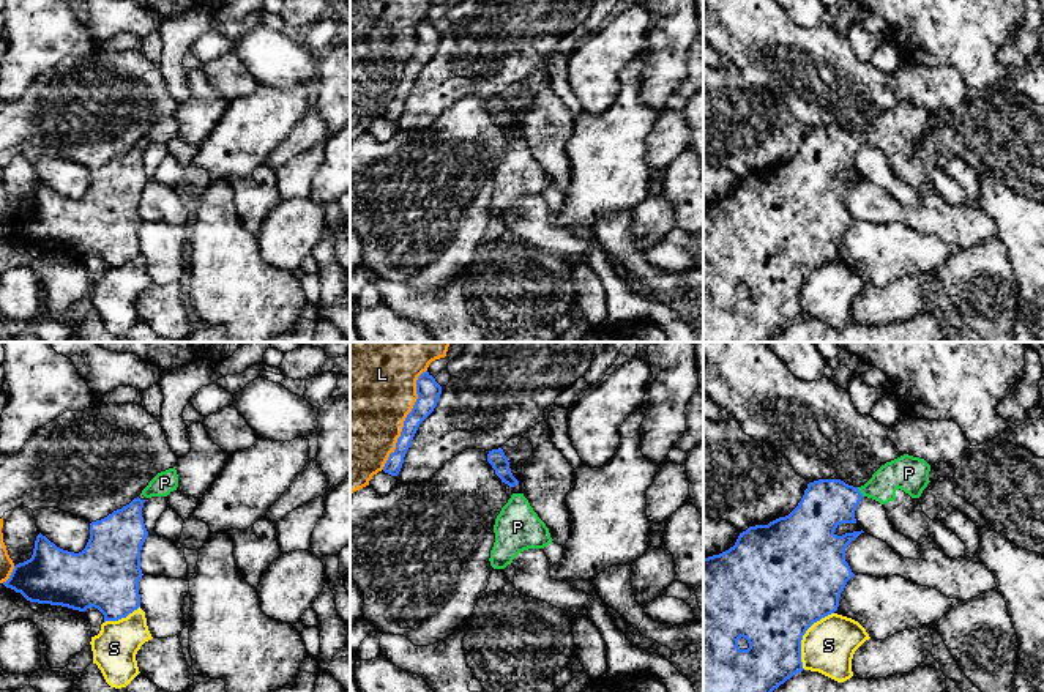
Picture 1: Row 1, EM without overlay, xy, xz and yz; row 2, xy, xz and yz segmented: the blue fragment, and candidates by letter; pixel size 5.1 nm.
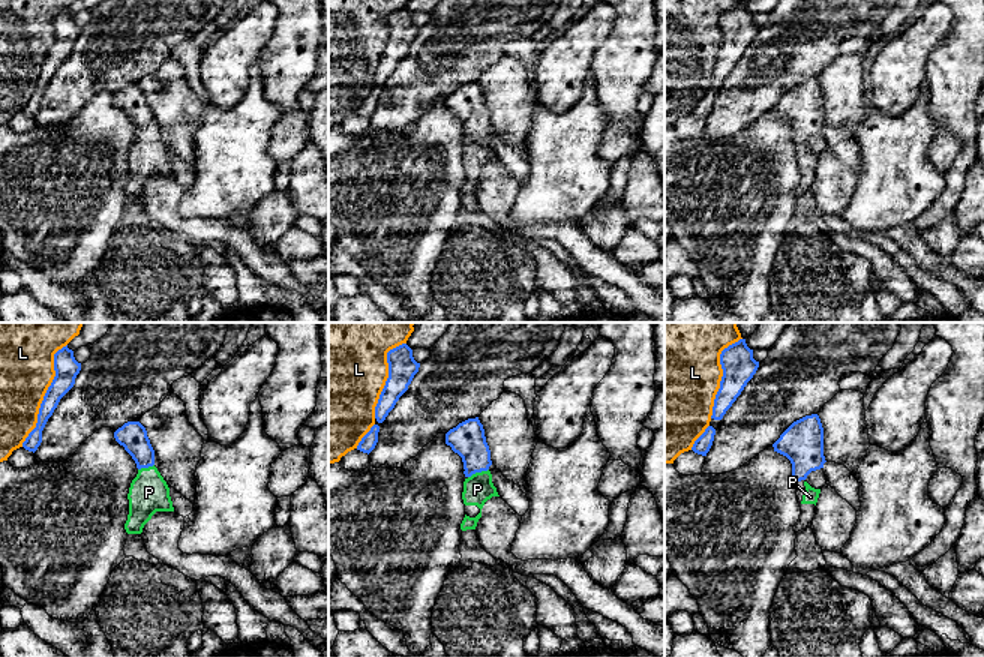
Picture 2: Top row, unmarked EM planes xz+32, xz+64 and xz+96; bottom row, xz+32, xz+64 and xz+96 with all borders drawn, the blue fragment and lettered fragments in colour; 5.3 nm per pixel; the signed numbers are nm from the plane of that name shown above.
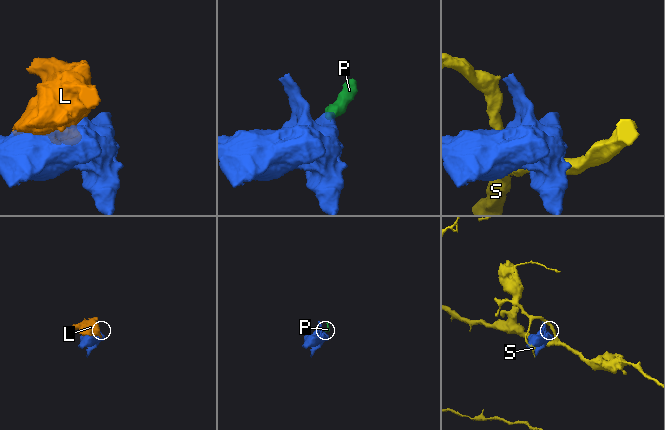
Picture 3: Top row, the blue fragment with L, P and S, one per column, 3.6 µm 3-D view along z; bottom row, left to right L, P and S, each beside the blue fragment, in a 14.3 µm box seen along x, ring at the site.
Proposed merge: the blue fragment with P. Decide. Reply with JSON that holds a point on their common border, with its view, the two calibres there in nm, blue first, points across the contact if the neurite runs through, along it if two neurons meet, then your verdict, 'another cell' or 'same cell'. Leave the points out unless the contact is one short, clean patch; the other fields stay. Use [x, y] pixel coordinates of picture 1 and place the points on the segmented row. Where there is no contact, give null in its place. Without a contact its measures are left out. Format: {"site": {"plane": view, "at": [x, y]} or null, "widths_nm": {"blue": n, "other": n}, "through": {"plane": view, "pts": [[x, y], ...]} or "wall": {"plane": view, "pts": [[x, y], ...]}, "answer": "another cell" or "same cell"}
{"site": {"plane": "yz", "at": [860, 492]}, "widths_nm": {"blue": 260, "other": 170}, "through": {"plane": "yz", "pts": [[827, 503], [860, 492], [904, 473]]}, "answer": "same cell"}

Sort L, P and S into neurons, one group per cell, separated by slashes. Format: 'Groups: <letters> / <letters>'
Groups: L / P / S

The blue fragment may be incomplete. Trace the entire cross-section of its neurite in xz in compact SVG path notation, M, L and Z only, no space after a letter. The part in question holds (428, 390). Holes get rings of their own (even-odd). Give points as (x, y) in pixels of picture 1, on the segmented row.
M426 370L416 380L416 394L418 394L418 399L416 399L412 411L407 415L407 418L404 421L401 437L397 438L397 443L396 443L396 449L390 454L385 467L383 467L383 471L391 476L399 474L402 463L404 463L404 457L412 445L412 440L413 440L419 424L437 407L437 402L442 394L442 386Z

